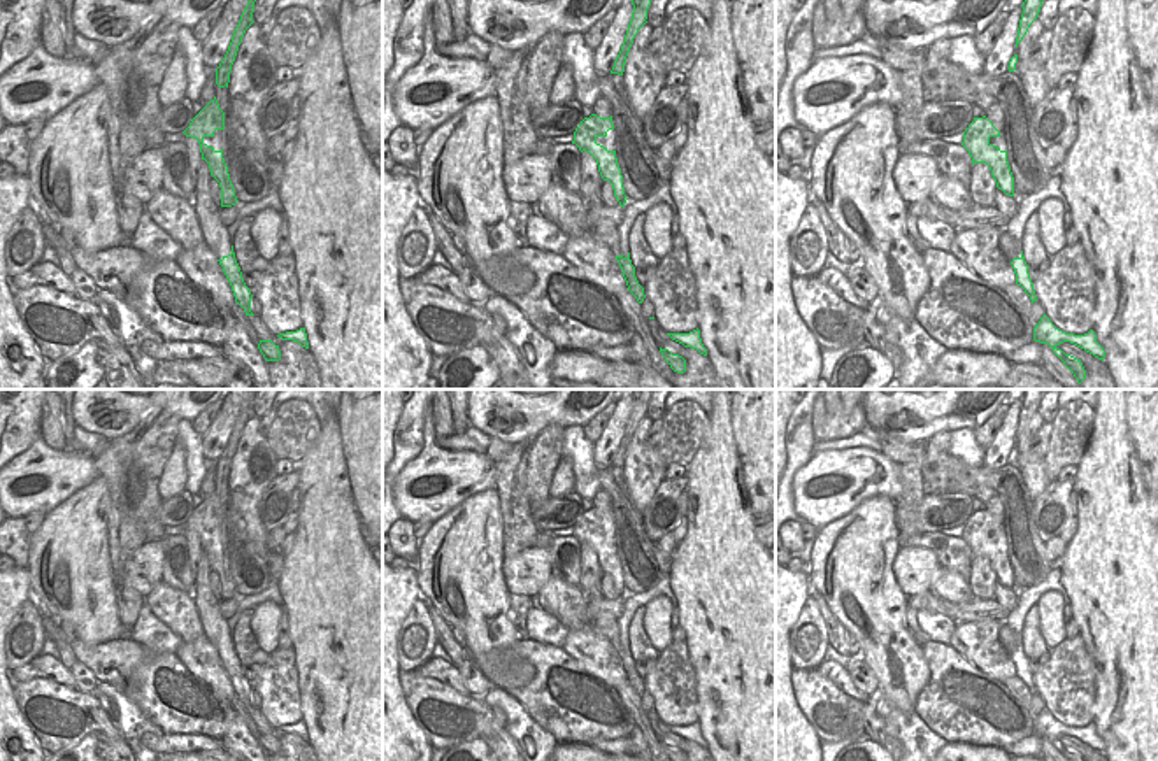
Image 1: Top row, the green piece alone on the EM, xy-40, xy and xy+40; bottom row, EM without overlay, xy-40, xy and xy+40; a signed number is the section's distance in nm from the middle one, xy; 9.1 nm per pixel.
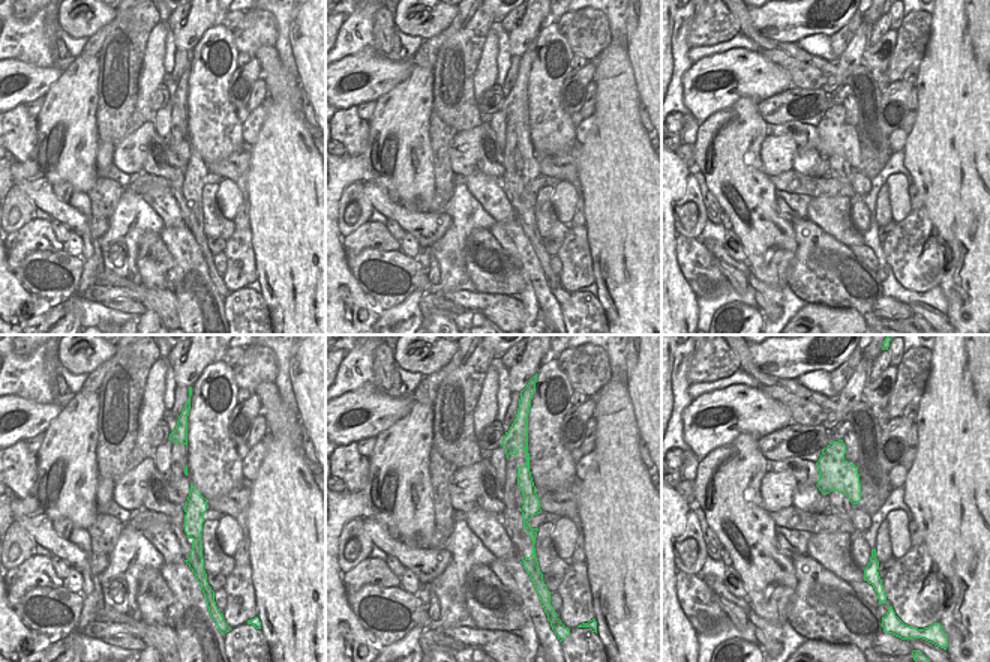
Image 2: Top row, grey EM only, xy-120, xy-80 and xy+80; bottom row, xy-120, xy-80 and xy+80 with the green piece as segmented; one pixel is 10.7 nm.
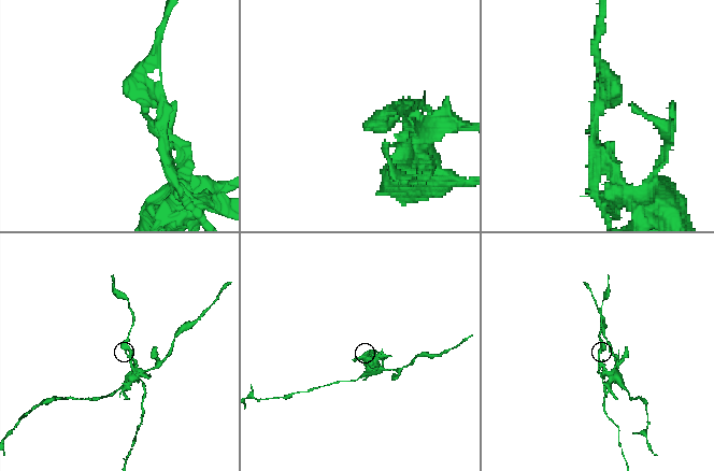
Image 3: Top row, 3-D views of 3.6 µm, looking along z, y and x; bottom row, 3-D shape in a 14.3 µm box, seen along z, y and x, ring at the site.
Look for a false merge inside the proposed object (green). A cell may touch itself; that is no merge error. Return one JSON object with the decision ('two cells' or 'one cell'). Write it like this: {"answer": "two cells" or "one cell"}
{"answer": "two cells"}

